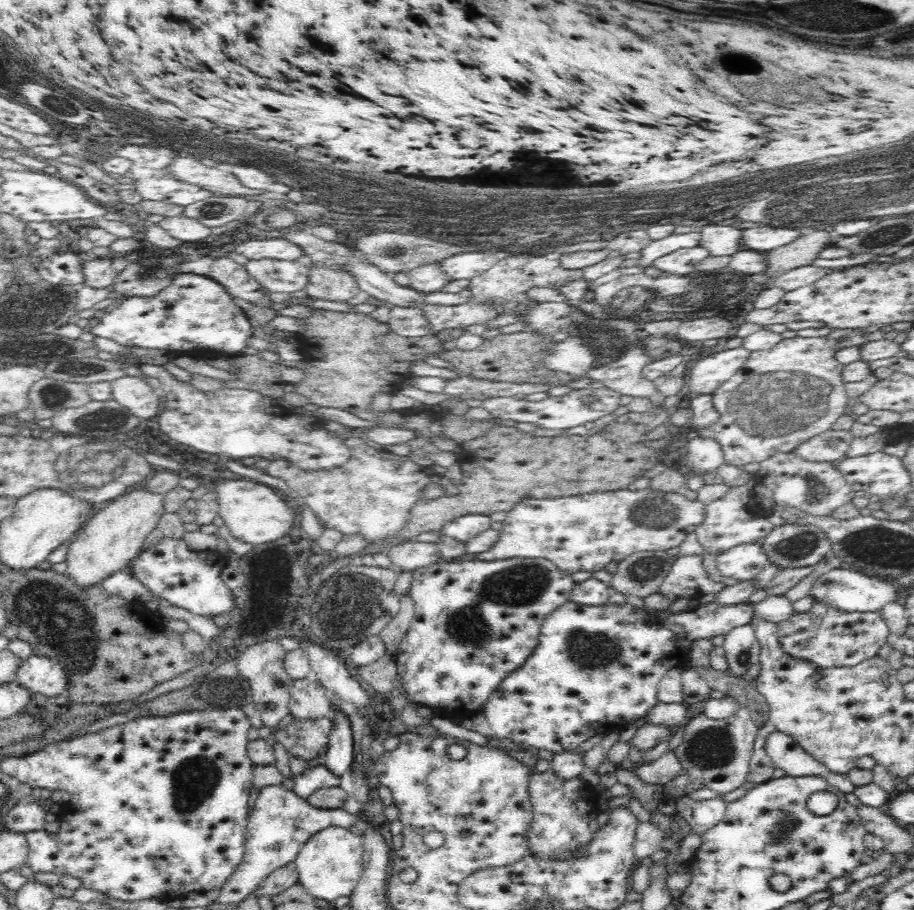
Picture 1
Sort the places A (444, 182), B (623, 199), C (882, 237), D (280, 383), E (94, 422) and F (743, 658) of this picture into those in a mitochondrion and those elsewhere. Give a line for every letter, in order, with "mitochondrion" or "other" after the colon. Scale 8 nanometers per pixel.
A: mitochondrion
B: other
C: mitochondrion
D: other
E: mitochondrion
F: mitochondrion

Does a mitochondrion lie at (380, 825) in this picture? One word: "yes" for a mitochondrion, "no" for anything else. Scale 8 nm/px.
no

